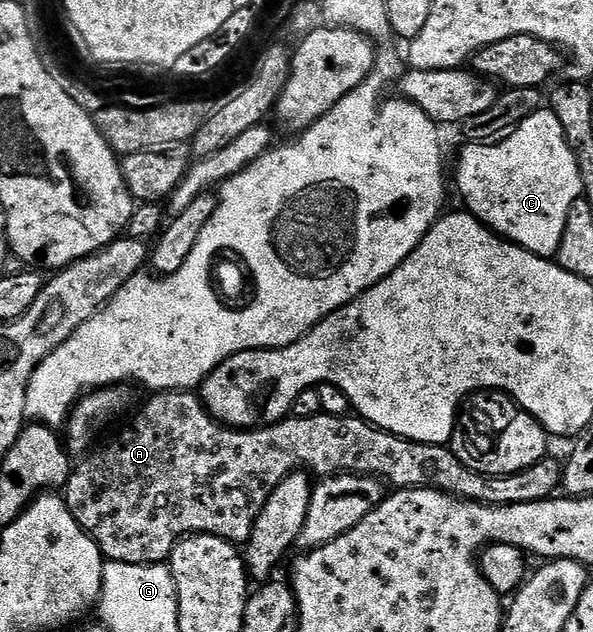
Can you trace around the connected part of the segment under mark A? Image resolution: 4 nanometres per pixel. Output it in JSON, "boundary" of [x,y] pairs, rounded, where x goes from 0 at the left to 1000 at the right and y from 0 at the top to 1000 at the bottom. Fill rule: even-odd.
{"boundary":[[[329,619],[314,620],[263,620],[243,641],[236,646],[236,653],[204,680],[202,690],[191,693],[184,703],[175,703],[169,710],[150,714],[140,723],[142,728],[126,736],[121,742],[121,755],[115,759],[115,767],[105,774],[108,793],[115,796],[118,813],[125,813],[125,820],[132,826],[132,832],[138,832],[138,839],[147,848],[160,854],[162,862],[169,867],[169,877],[177,888],[191,886],[192,889],[212,889],[214,892],[273,892],[288,881],[293,864],[300,856],[314,848],[346,842],[356,848],[366,848],[376,854],[384,854],[390,861],[410,864],[417,861],[422,845],[428,839],[428,826],[435,820],[435,813],[442,813],[442,801],[449,801],[449,788],[455,788],[455,782],[462,782],[462,769],[469,769],[469,763],[476,763],[476,756],[482,756],[491,747],[504,747],[518,744],[528,755],[551,756],[555,753],[632,753],[639,756],[649,767],[659,769],[663,774],[678,772],[735,772],[740,778],[755,778],[762,785],[774,785],[777,791],[798,791],[808,797],[885,797],[887,794],[907,794],[909,791],[922,791],[936,786],[948,772],[948,734],[946,729],[931,728],[933,725],[919,725],[901,731],[901,737],[894,737],[879,747],[868,747],[863,753],[815,753],[809,747],[801,747],[788,741],[779,729],[769,723],[769,717],[761,707],[745,703],[713,703],[703,696],[680,696],[675,690],[666,690],[656,684],[646,684],[642,677],[634,677],[622,671],[619,665],[600,655],[585,658],[550,658],[536,657],[523,661],[509,661],[508,658],[492,658],[481,661],[469,671],[455,671],[449,677],[388,677],[383,671],[374,671],[363,665],[351,653],[337,634],[336,625]]]}

